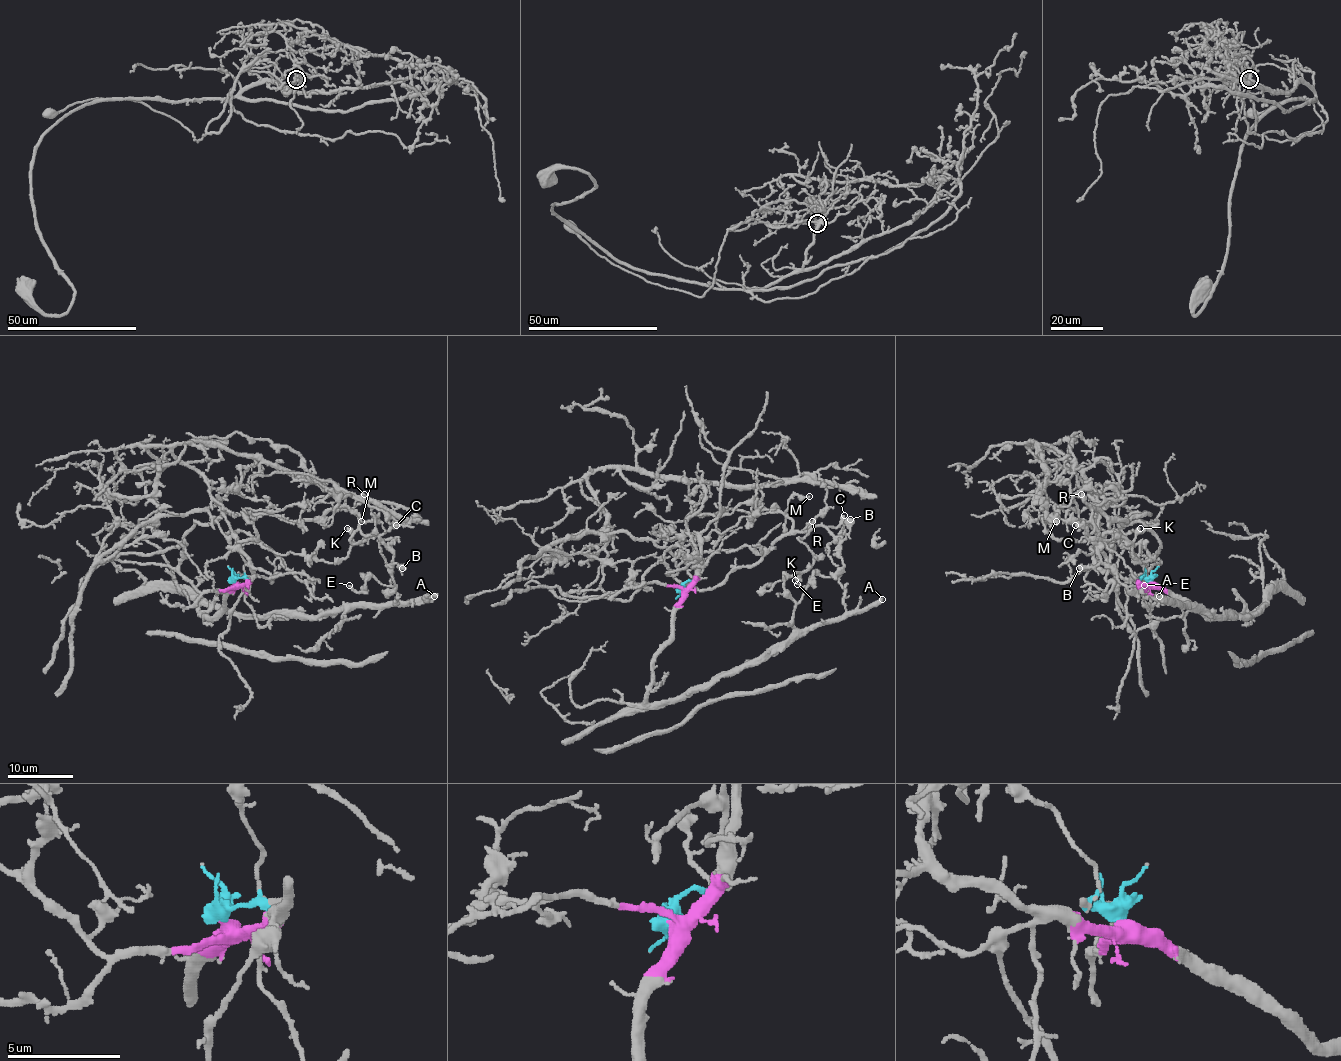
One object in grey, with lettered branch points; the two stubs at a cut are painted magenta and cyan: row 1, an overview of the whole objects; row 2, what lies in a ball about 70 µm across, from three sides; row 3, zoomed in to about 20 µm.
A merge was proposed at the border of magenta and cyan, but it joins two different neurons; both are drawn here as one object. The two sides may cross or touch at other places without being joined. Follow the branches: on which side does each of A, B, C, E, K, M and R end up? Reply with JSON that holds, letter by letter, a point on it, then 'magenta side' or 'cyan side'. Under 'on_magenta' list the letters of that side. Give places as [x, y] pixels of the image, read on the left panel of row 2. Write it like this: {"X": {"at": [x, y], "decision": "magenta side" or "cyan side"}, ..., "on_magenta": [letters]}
{"A": {"at": [434, 596], "decision": "magenta side"}, "B": {"at": [402, 568], "decision": "cyan side"}, "C": {"at": [396, 525], "decision": "cyan side"}, "E": {"at": [349, 585], "decision": "cyan side"}, "K": {"at": [347, 528], "decision": "cyan side"}, "M": {"at": [361, 521], "decision": "cyan side"}, "R": {"at": [364, 494], "decision": "cyan side"}, "on_magenta": ["A"]}

